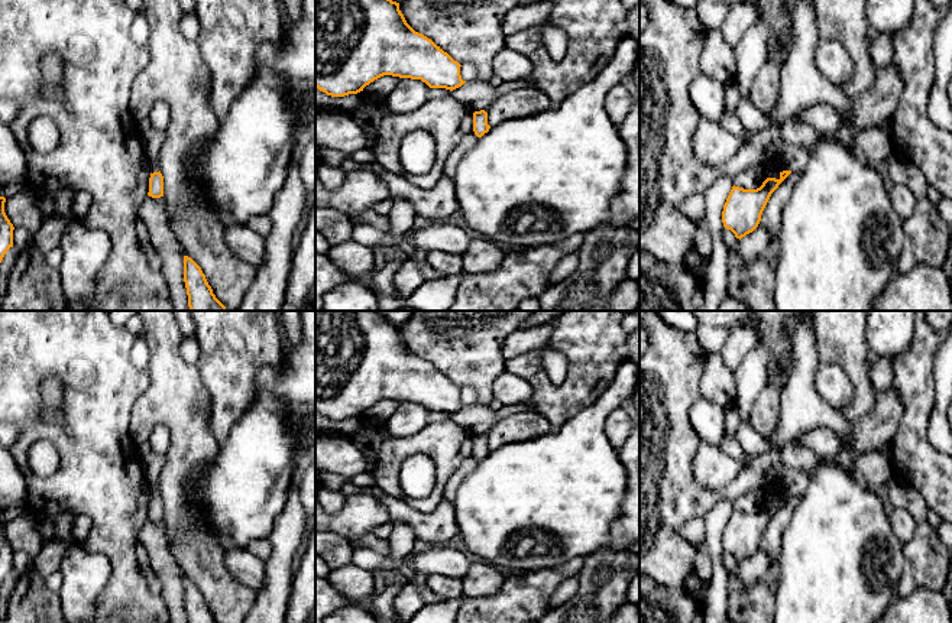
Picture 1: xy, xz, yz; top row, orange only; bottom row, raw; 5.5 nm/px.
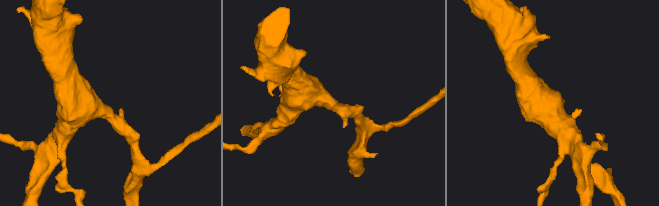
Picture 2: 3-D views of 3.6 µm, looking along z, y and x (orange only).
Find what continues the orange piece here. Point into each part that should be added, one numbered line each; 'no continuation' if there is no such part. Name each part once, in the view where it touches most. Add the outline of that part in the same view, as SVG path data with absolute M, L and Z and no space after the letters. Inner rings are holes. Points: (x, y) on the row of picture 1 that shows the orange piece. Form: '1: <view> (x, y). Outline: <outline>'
1: yz (792, 158). Outline: M781 142L777 153L780 172L790 171L791 173L802 172L810 158L807 149Z

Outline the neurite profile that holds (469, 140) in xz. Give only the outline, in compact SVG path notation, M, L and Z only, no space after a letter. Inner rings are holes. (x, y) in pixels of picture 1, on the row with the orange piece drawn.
M472 130L453 149L453 152L449 155L446 165L444 165L444 175L447 178L453 178L460 159L466 155L467 150L470 150L476 145L477 139L479 137Z

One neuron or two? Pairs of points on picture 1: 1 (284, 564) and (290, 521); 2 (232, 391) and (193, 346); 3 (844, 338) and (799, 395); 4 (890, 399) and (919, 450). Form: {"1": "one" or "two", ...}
{"1": "one", "2": "two", "3": "two", "4": "two"}

